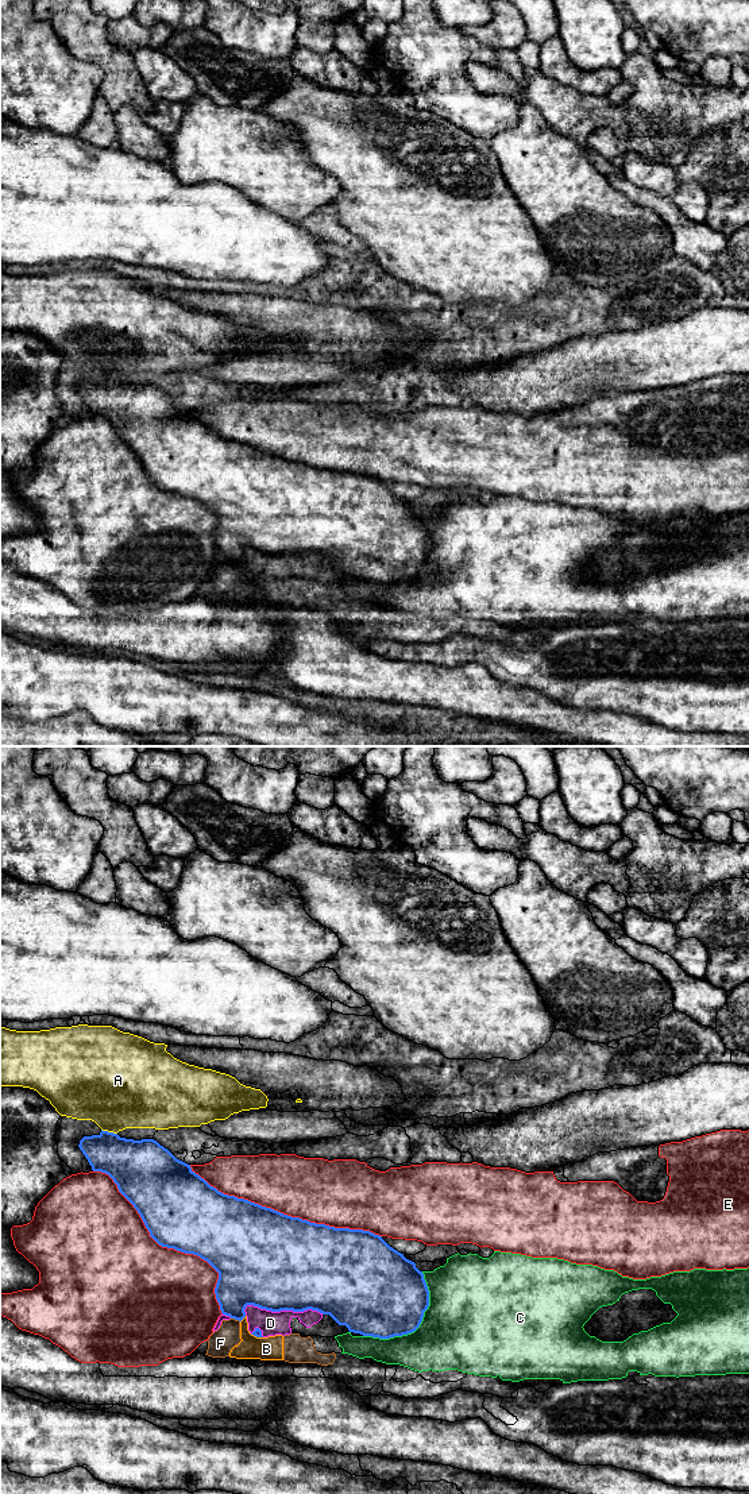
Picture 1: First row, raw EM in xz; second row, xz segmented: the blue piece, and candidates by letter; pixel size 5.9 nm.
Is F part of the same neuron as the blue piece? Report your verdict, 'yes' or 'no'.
no

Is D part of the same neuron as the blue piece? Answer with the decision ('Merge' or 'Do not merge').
Do not merge

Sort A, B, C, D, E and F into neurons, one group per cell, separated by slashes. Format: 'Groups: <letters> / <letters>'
Groups: A / B D F / C / E

